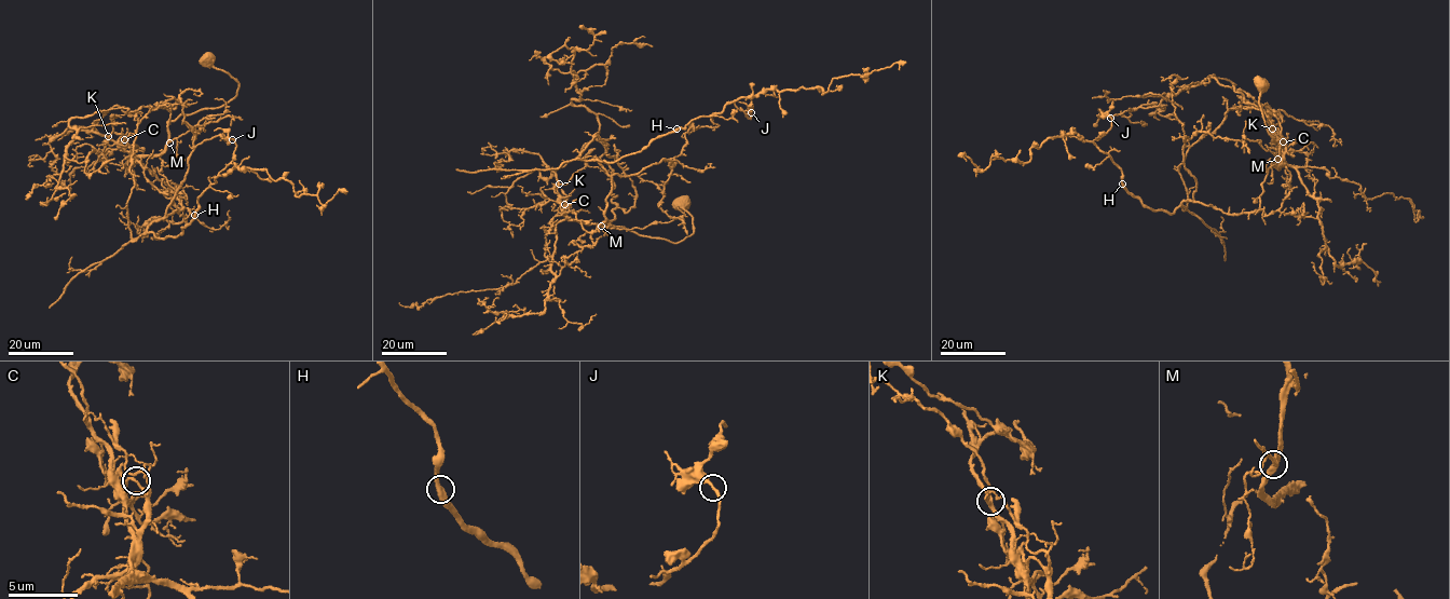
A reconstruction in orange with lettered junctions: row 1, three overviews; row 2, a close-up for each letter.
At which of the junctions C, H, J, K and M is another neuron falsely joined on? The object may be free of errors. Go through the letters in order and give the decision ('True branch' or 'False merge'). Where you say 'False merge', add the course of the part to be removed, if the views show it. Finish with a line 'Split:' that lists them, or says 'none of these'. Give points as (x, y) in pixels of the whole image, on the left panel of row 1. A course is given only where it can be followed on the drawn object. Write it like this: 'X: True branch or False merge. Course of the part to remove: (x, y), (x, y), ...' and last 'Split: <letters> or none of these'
C: False merge. Course of the part to remove: (124, 139), (183, 207), (148, 227), (158, 237), (179, 235), (234, 167), (267, 169), (325, 205), (346, 193)
H: True branch
J: True branch
K: True branch
M: True branch
Split: C

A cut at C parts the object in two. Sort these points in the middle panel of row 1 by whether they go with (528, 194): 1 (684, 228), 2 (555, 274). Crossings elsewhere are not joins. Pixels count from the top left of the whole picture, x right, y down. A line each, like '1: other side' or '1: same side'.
1: other side
2: same side

